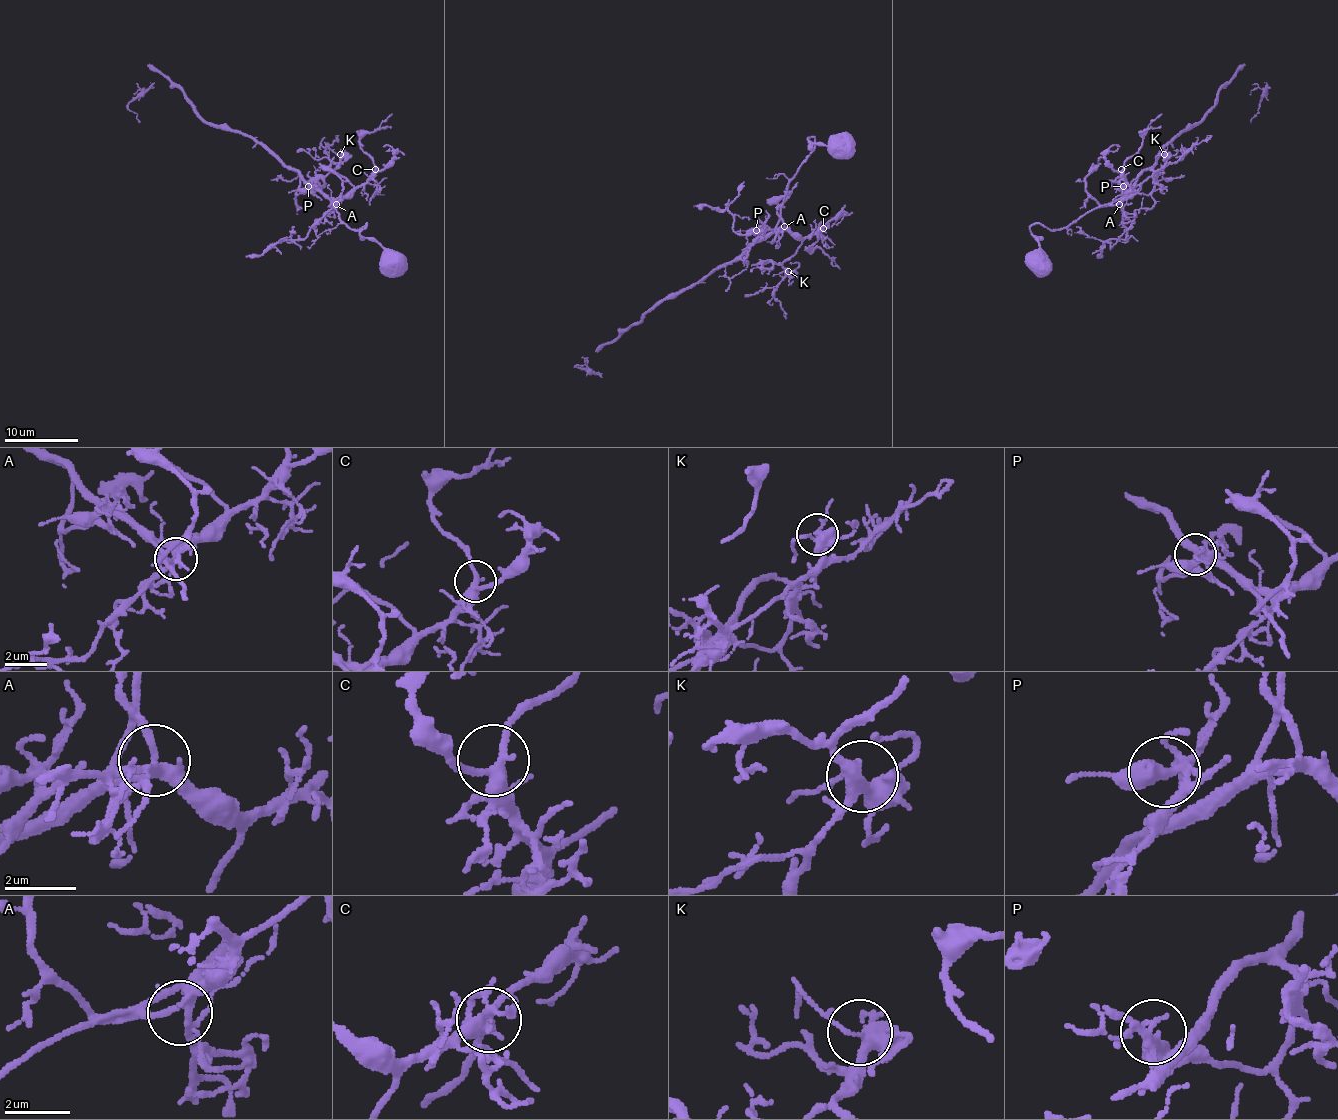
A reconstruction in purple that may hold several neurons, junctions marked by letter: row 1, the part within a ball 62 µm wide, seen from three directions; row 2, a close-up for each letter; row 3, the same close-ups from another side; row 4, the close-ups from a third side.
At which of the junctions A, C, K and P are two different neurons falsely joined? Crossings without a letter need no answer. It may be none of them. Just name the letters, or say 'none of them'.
none of them

